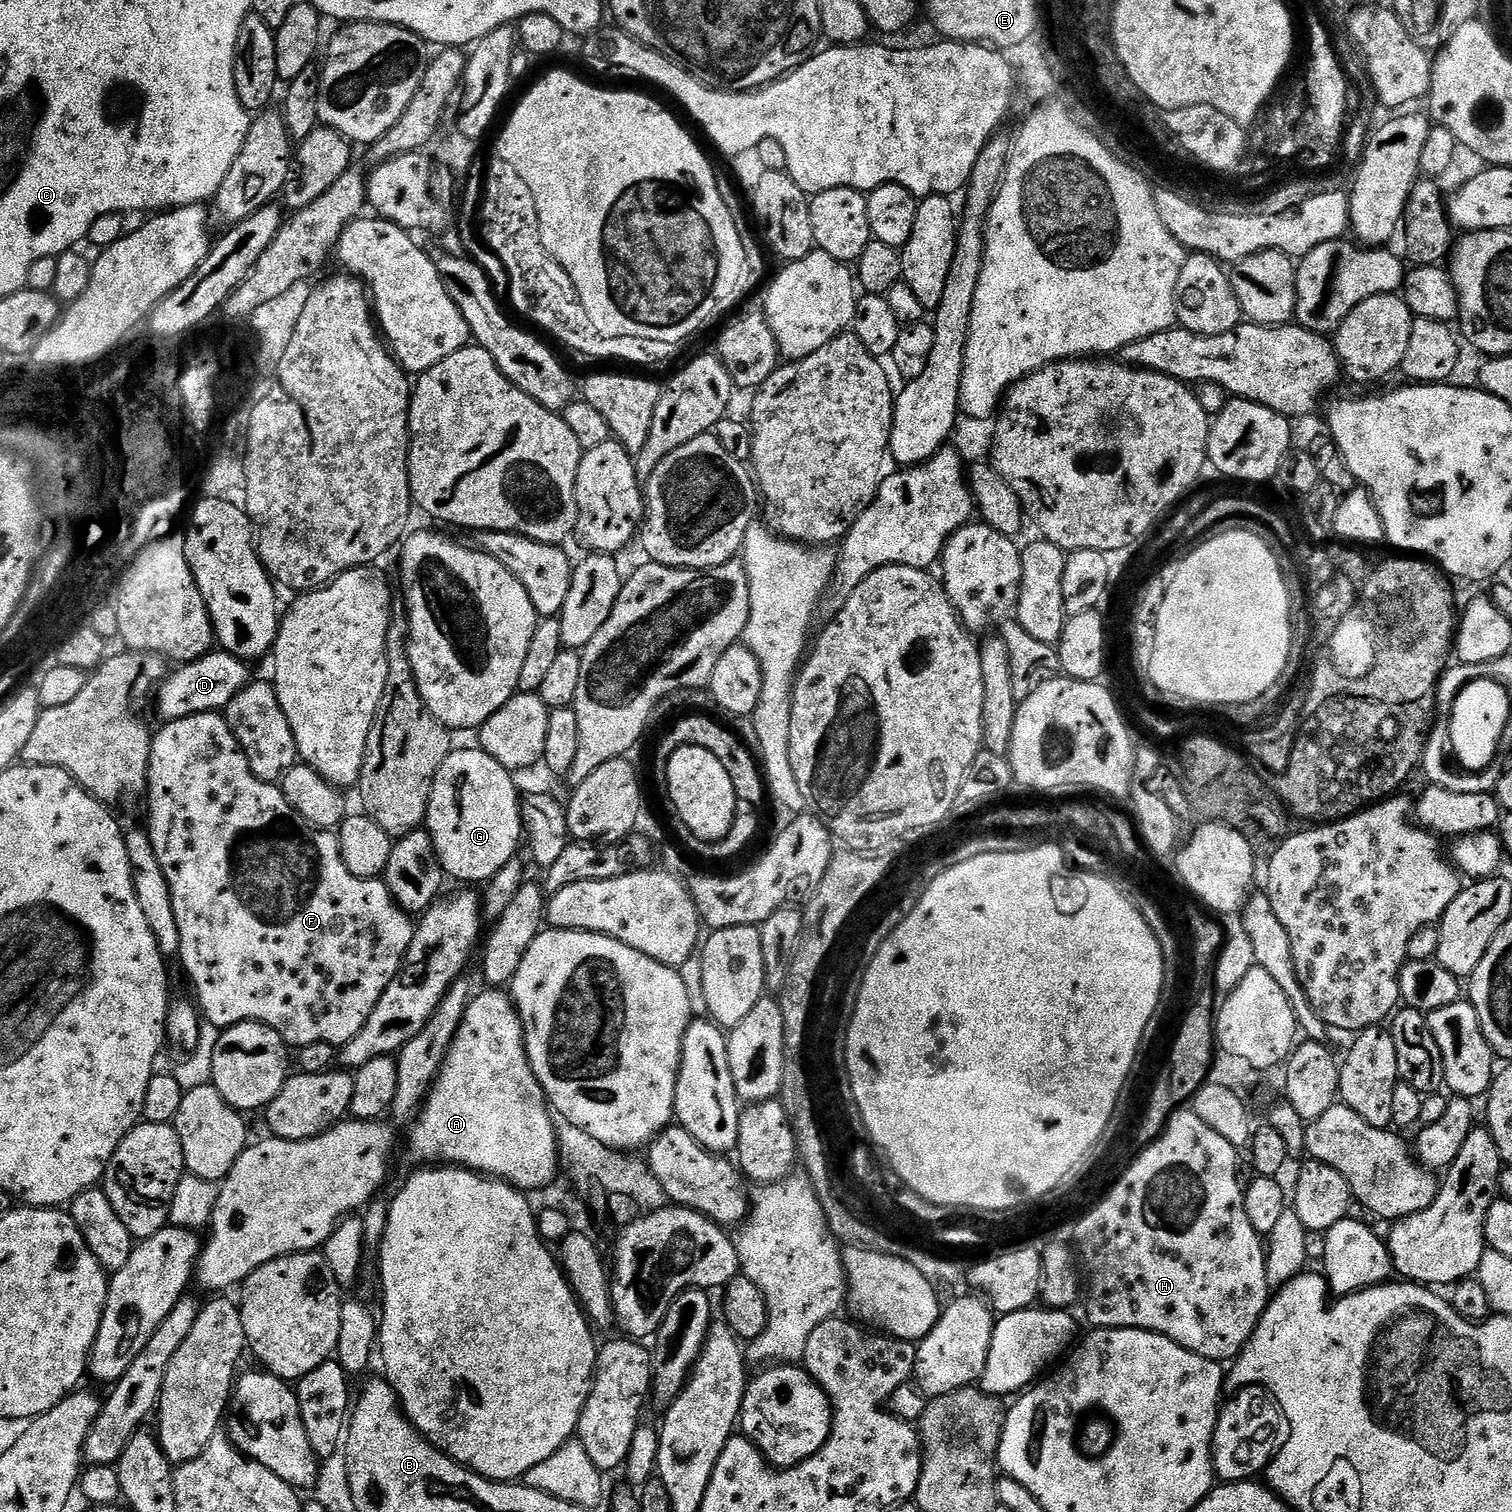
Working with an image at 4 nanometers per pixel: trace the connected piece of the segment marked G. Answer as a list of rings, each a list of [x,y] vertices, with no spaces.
[[[479,746],[473,748],[457,747],[442,762],[430,790],[426,831],[434,842],[436,857],[444,867],[445,877],[461,880],[461,885],[483,885],[498,874],[511,860],[517,859],[519,848],[522,848],[524,820],[520,817],[522,792],[516,789],[513,773],[509,772],[502,762],[494,762]]]

